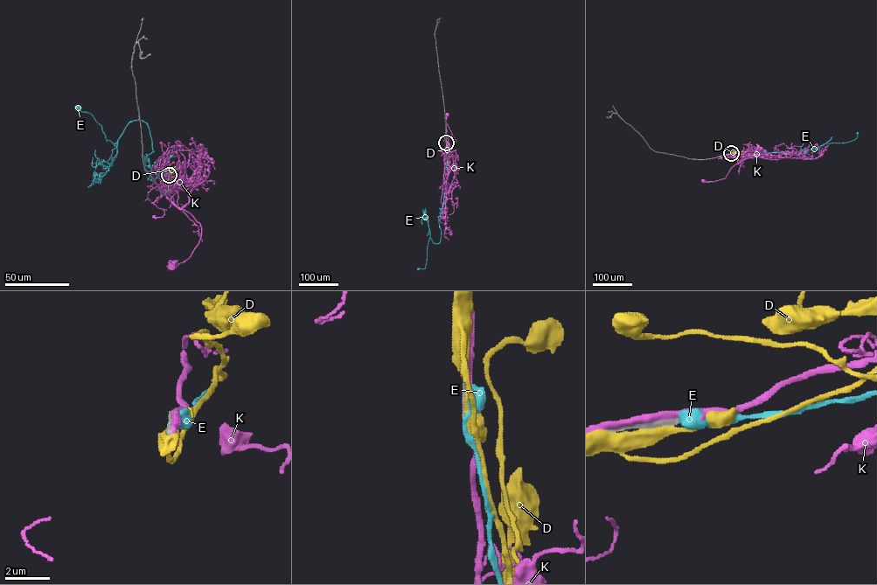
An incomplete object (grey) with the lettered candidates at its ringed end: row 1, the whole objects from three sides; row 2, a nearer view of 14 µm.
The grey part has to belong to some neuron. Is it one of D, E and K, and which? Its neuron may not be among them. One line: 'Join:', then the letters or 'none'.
Join: none

